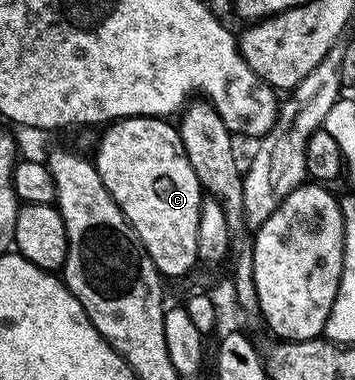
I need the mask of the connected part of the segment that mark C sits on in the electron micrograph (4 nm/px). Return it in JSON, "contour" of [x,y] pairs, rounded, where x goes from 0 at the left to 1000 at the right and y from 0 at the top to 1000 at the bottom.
{"contour":[[[383,303],[372,313],[313,321],[290,345],[299,347],[276,376],[276,411],[262,411],[259,426],[282,455],[304,508],[315,508],[327,539],[338,539],[349,571],[372,592],[417,676],[428,676],[448,724],[476,729],[530,721],[558,692],[552,603],[563,592],[563,539],[575,505],[518,403],[499,332],[456,308]]]}

